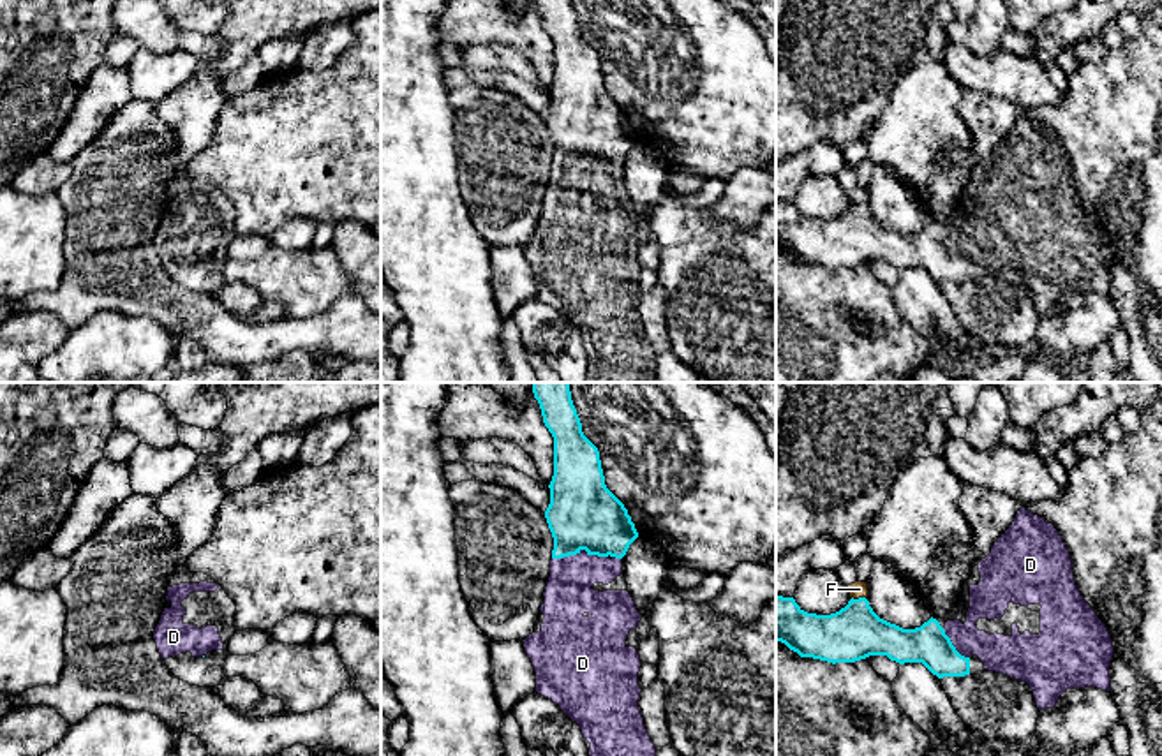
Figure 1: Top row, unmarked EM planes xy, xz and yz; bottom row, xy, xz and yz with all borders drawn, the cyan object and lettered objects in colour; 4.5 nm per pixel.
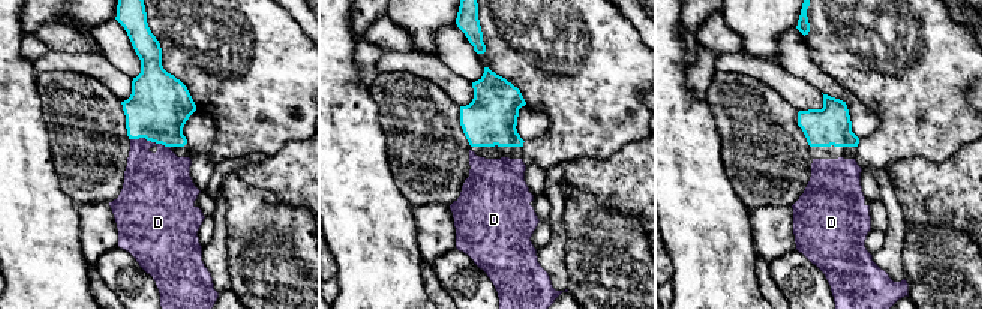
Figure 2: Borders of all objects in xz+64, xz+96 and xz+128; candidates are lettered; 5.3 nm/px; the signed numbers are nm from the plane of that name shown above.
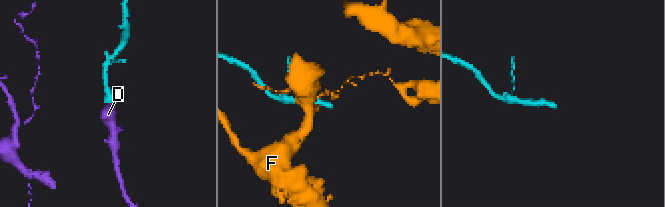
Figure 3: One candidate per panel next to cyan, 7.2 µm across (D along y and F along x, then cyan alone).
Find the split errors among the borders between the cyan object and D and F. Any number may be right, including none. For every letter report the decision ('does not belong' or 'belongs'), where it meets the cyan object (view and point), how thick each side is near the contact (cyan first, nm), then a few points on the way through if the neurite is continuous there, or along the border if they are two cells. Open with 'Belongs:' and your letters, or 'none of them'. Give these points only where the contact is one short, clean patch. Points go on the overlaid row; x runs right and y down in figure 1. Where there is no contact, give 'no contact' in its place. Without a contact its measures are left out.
Belongs: D
D: belongs; meets cyan in xz at (579, 550); 320 nm thick on the cyan side, 220 nm on the other; runs through xz (582, 515), (579, 550), (568, 594)
F: does not belong; meets cyan in yz at (859, 598); 240 nm thick on the cyan side, 80 nm on the other; border along yz (852, 596), (864, 598)

